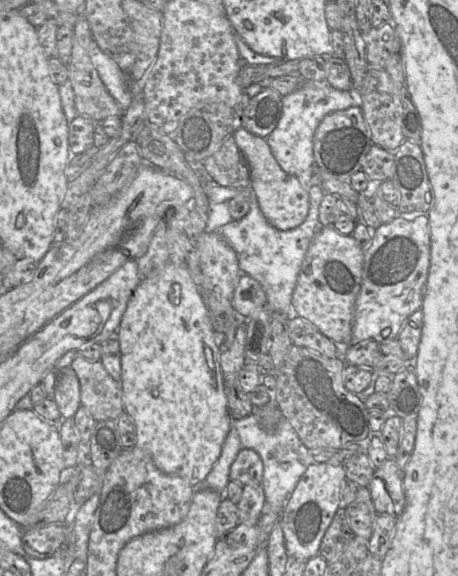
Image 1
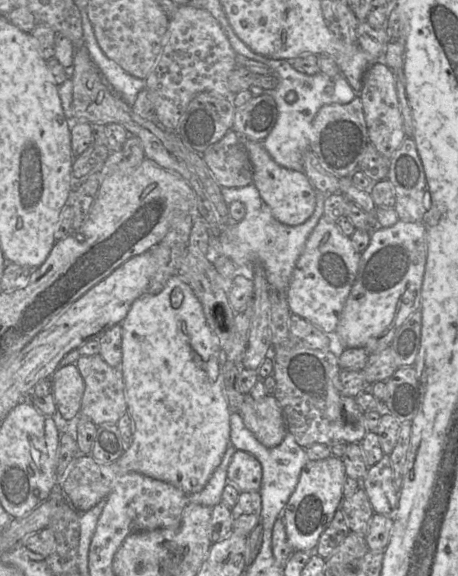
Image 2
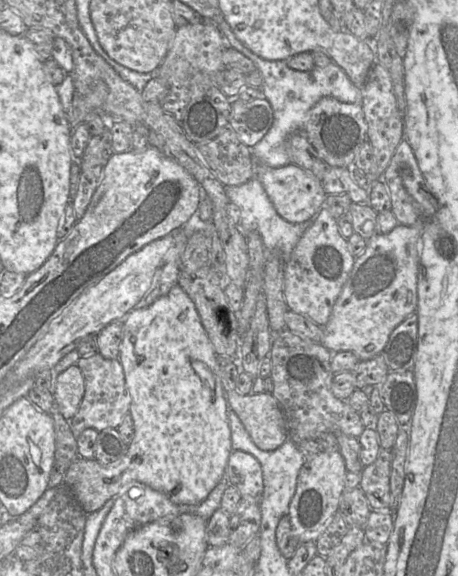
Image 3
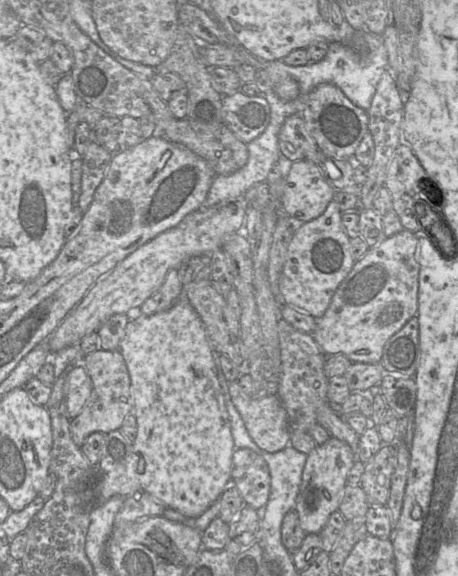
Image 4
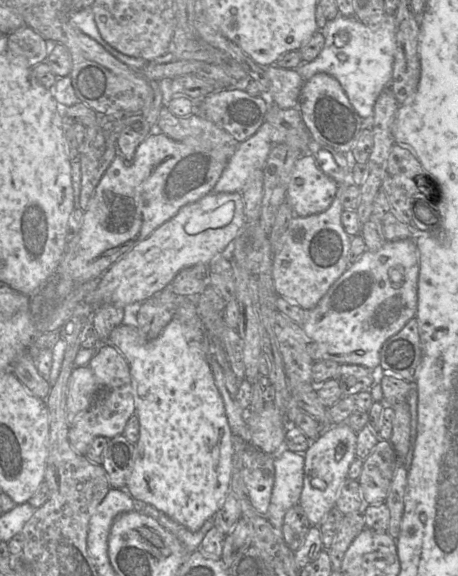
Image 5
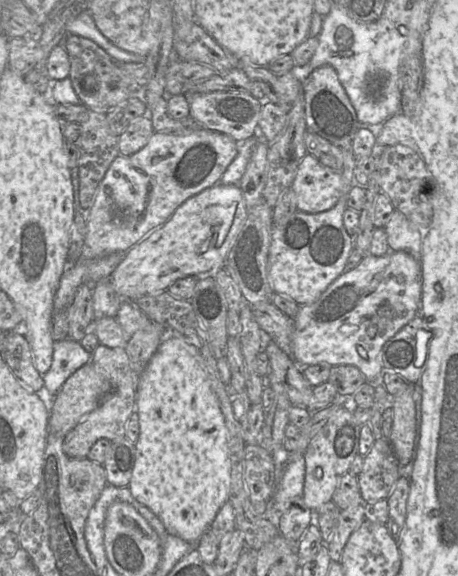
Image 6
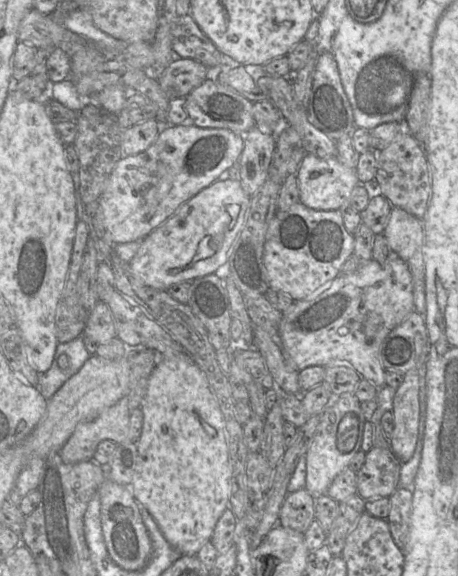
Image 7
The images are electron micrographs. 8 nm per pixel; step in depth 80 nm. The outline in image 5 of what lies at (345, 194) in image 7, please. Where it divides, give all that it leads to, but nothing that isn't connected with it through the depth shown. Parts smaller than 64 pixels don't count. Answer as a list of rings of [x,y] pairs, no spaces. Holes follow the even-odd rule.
[[[310,154],[295,163],[286,192],[286,203],[294,214],[306,217],[326,211],[333,202],[338,184],[324,174]]]

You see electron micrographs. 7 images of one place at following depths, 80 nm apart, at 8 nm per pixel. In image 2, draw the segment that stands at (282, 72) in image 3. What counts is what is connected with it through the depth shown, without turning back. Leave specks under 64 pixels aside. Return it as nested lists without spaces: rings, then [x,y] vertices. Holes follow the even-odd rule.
[[[260,58],[259,61],[267,65],[272,75],[277,79],[277,85],[273,90],[265,91],[258,86],[251,86],[253,97],[268,92],[274,99],[277,107],[277,120],[271,132],[262,141],[262,144],[271,158],[280,166],[304,171],[304,153],[310,149],[310,129],[312,121],[319,109],[328,104],[347,104],[358,96],[343,74],[329,77],[322,72],[315,75],[307,75],[297,71],[288,60],[276,60],[273,58]]]

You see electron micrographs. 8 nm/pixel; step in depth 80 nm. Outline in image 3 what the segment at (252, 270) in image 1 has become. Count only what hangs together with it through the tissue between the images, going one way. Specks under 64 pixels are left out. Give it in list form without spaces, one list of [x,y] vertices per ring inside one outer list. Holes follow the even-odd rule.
[[[252,178],[248,182],[237,186],[225,186],[225,193],[229,202],[236,204],[241,211],[239,228],[244,235],[251,231],[260,234],[267,251],[278,251],[285,261],[289,259],[293,249],[303,233],[311,226],[315,217],[301,223],[290,223],[284,220],[276,212],[261,182]]]

